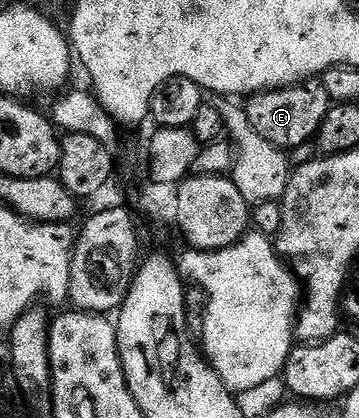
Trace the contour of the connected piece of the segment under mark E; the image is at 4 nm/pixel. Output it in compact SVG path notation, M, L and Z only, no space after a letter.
M320 79L302 81L298 85L289 85L283 89L269 89L263 93L255 93L245 102L248 123L252 123L252 131L260 135L272 147L283 151L298 149L317 138L320 123L324 123L324 115L328 115L332 102L328 95L328 87Z

